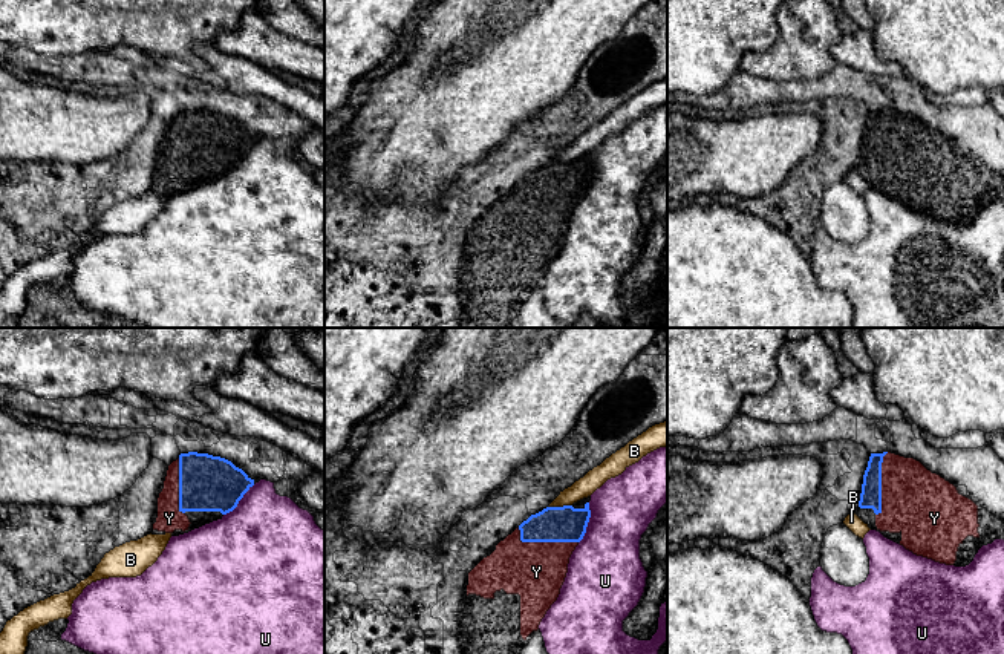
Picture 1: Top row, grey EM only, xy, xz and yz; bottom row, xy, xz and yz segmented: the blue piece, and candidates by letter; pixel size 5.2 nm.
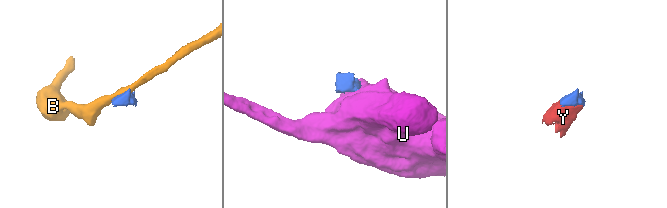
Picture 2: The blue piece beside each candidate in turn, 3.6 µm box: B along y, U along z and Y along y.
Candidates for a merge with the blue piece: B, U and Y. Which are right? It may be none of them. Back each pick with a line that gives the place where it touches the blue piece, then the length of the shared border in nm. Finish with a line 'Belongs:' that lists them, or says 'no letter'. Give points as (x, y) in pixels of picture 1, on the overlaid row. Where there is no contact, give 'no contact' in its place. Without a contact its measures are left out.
Y: contact xz (544, 541); length 340 nm
Belongs: Y

